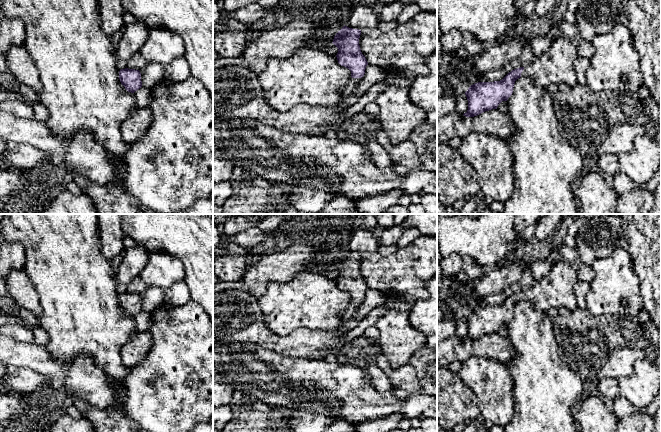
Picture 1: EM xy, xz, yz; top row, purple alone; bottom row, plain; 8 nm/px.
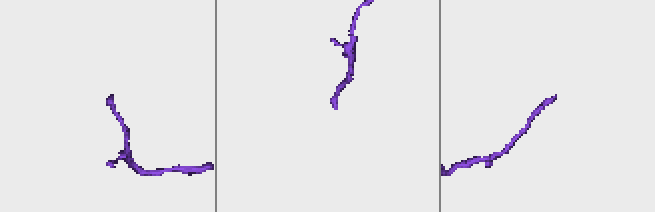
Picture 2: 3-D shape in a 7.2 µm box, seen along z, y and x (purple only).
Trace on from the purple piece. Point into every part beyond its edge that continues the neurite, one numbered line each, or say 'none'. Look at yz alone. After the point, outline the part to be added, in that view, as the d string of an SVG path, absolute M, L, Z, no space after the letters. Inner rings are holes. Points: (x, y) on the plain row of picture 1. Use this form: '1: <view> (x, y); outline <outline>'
1: yz (556, 290); outline M564 258L553 265L548 275L524 291L521 301L530 302L539 311L549 308L566 308L573 311L578 307L574 286L577 273Z

